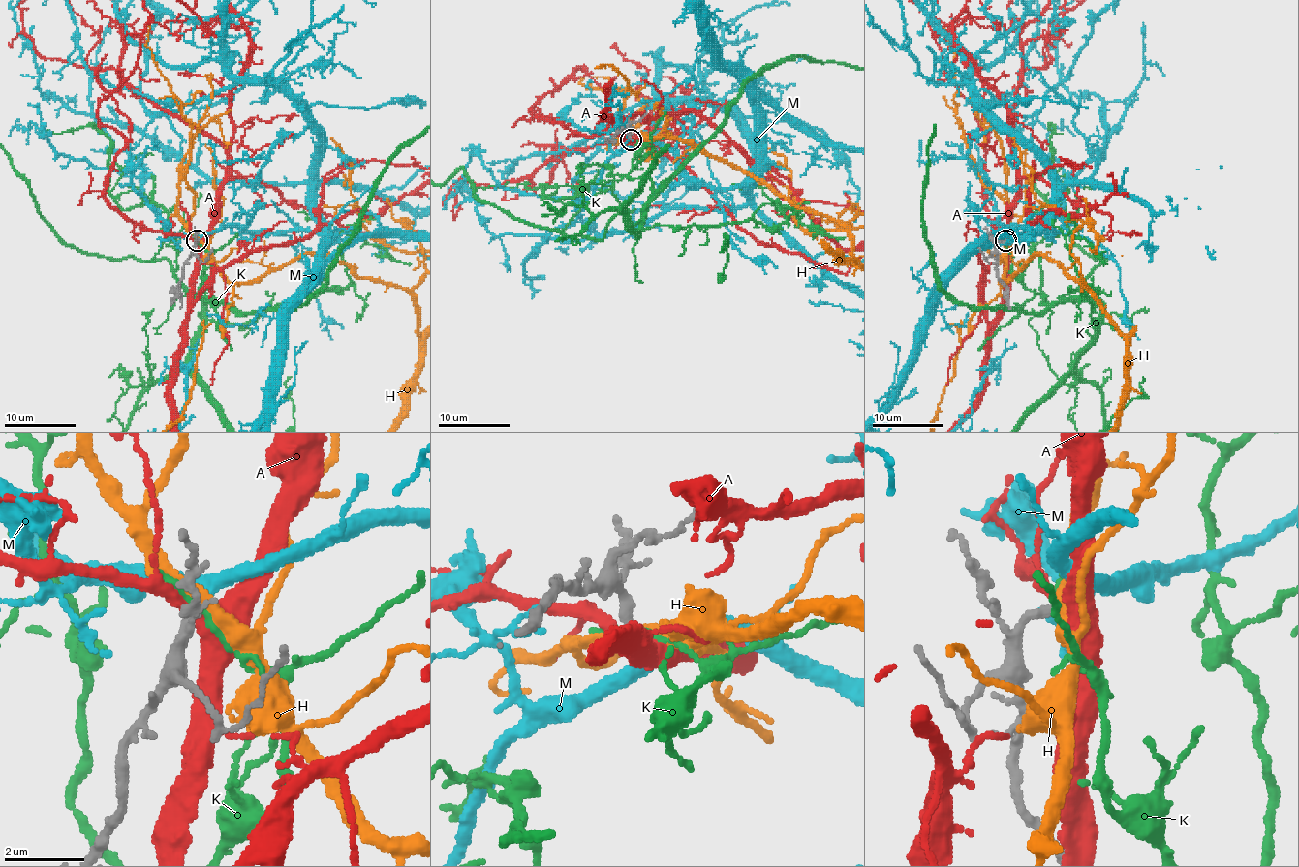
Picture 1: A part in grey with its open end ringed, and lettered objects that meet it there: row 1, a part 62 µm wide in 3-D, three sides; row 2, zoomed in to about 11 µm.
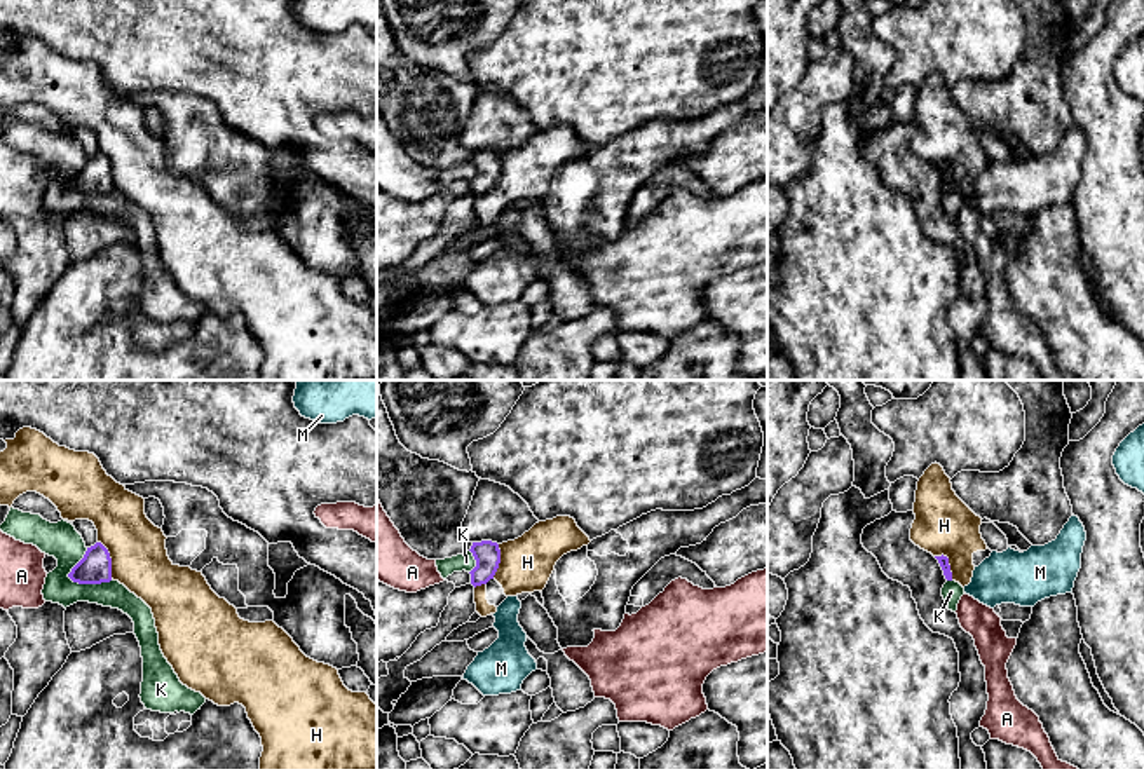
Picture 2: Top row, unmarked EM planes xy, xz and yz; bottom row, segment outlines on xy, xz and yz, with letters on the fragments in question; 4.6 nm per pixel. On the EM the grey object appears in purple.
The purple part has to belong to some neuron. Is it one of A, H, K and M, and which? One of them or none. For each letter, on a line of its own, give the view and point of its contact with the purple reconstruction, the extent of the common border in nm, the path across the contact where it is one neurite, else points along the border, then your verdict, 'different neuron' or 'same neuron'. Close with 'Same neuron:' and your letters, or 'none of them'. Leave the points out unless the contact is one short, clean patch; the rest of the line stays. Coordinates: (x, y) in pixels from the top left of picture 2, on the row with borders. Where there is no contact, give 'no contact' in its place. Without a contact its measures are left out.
A: no contact; different neuron
H: contact xy (110, 560); length 190 nm; border xy (98, 541), (108, 553), (112, 578); different neuron
K: contact xy (89, 583); length 220 nm; border xy (67, 574), (79, 583), (108, 583), (112, 579); different neuron
M: no contact; same neuron
Same neuron: M

